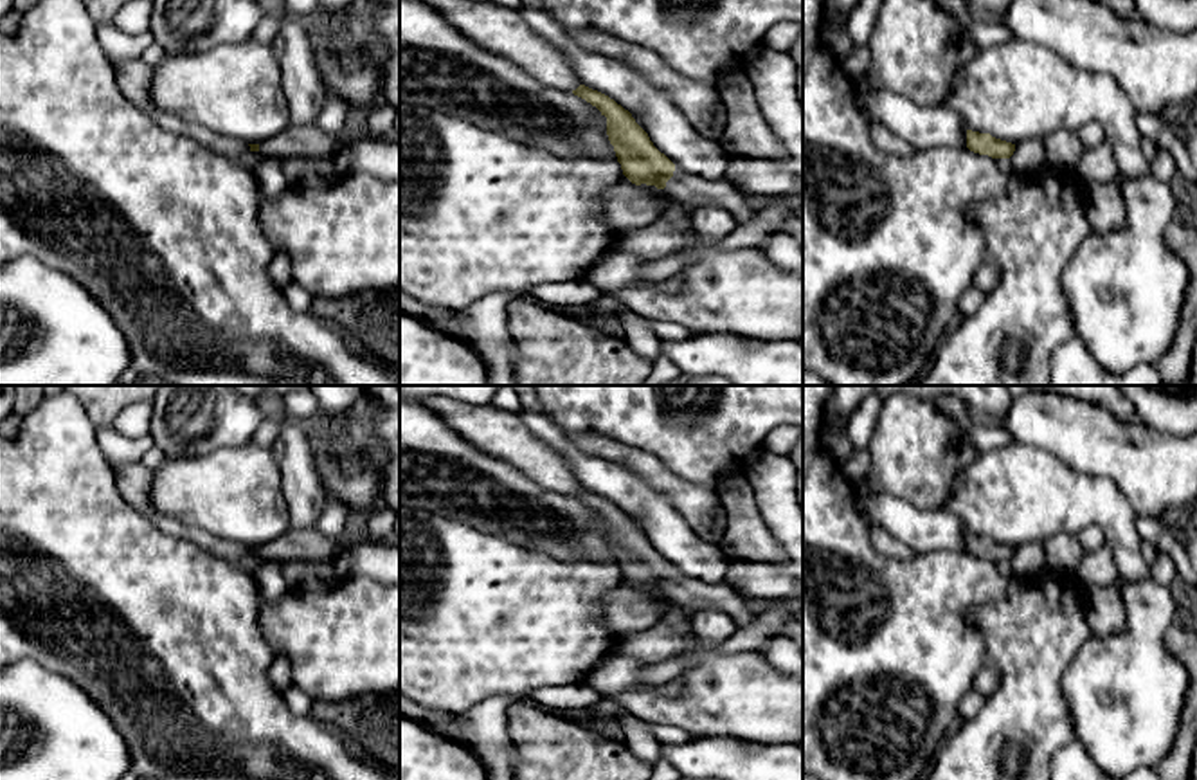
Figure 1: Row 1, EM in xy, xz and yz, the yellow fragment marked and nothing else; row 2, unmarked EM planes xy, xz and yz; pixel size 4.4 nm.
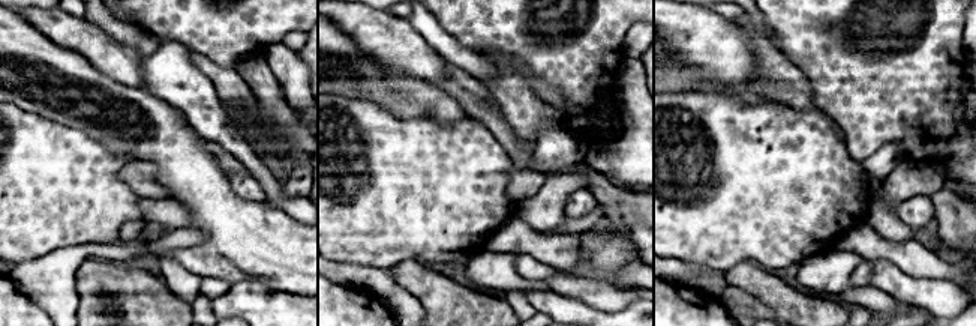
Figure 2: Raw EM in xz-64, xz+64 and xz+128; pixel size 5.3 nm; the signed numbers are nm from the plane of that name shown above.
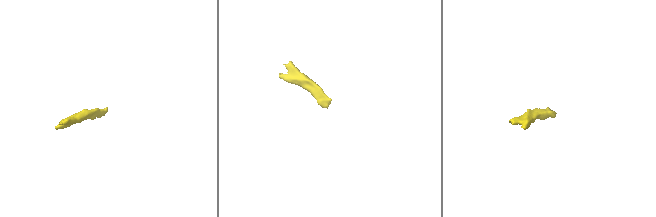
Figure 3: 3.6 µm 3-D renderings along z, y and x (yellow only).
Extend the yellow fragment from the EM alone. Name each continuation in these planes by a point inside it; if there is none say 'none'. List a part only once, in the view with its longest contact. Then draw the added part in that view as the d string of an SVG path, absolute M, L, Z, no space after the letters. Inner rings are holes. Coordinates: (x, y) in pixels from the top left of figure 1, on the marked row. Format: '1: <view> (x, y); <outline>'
1: xz (688, 190); M675 168L673 177L666 182L664 193L691 209L702 204L716 204L727 209L733 218L742 223L749 223L754 218L754 211L745 200L745 193L736 189L727 180L709 180L697 175L689 175Z

